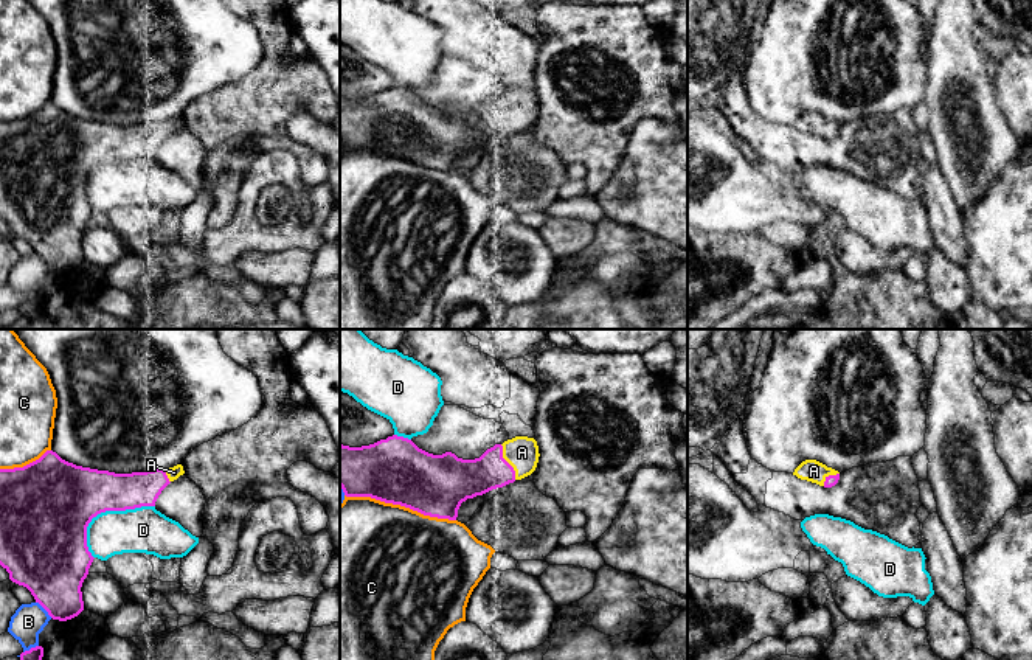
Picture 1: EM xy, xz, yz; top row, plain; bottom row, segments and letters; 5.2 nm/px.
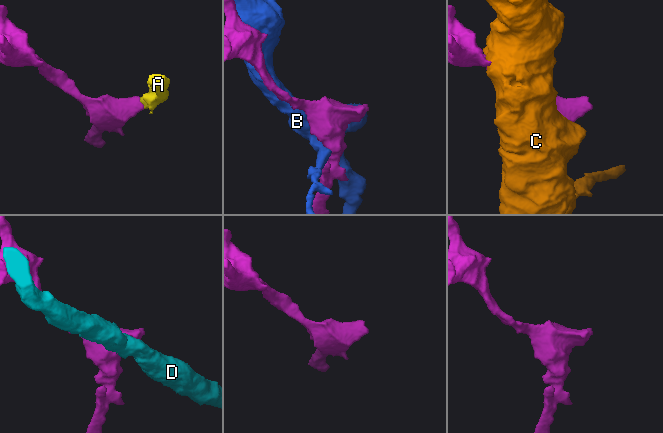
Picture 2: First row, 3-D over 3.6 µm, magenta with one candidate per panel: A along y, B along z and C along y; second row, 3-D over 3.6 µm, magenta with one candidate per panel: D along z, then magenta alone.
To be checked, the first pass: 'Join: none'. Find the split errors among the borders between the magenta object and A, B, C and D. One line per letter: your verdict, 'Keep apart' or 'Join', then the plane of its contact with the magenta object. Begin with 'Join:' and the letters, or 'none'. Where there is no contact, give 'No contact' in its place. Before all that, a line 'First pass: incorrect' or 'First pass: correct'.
First pass: incorrect
Join: A
A: Join. Touches magenta in xz
B: Keep apart. Touches magenta in xy
C: Keep apart. Touches magenta in xz
D: Keep apart. Touches magenta in xy

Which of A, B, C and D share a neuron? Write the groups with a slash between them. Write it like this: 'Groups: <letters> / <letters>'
Groups: A / B / C / D

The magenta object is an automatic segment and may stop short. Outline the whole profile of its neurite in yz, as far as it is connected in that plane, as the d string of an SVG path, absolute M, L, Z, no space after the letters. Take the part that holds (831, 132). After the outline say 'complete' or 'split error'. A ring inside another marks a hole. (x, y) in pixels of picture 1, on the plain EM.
M805 112L802 113L793 124L801 132L807 132L816 135L824 140L832 140L840 132L840 124L827 120L826 116L816 112Z; split error

